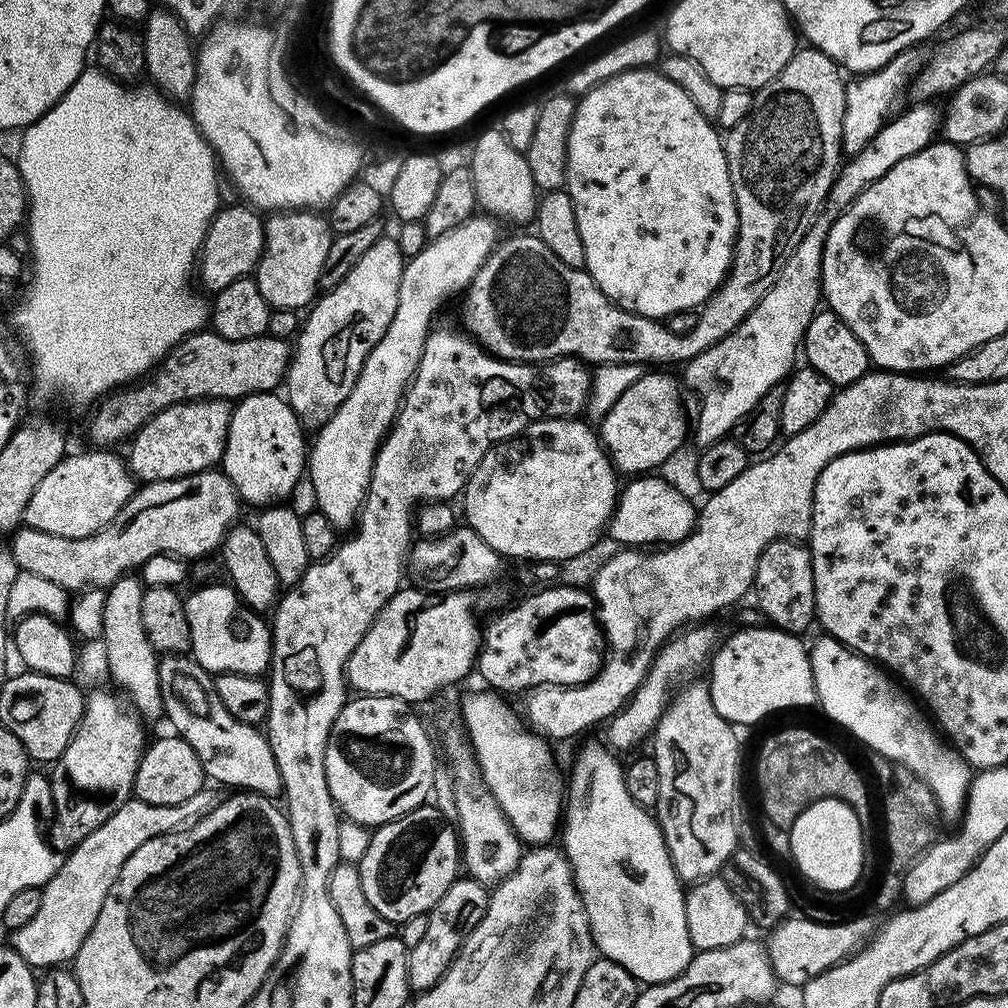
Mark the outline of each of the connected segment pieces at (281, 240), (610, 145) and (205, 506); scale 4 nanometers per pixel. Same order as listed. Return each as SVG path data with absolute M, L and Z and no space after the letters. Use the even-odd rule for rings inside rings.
M280 210L269 216L272 217L267 217L264 226L264 253L254 273L258 290L262 290L262 298L266 298L266 302L273 309L307 309L318 296L322 266L326 266L326 254L330 254L330 246L334 239L332 227L316 210Z
M651 67L631 68L628 72L619 72L614 78L604 80L590 89L585 96L579 97L568 139L566 190L574 202L574 214L578 214L578 230L582 234L582 246L586 250L584 268L589 278L598 286L598 290L602 290L602 294L606 294L606 298L610 298L618 306L649 316L652 320L663 321L670 314L699 309L724 283L724 277L728 275L732 267L738 214L730 174L726 166L722 136L714 127L713 121L707 120L698 110L698 106L690 102L690 94L686 94L682 86L670 82L670 78L666 78L663 71L653 70Z
M220 470L169 480L150 480L141 483L133 491L124 509L102 531L86 538L67 540L21 526L11 533L10 551L19 571L38 574L38 578L46 578L46 582L62 586L69 594L76 594L81 590L106 590L111 584L118 582L118 578L129 575L155 556L179 556L185 562L193 562L199 556L208 556L211 552L213 555L224 541L224 533L241 519L240 508L242 509L240 495L230 478Z

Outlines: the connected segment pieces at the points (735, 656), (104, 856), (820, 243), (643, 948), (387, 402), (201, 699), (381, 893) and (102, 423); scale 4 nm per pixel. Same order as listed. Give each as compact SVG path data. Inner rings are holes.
M775 626L764 628L744 628L736 632L728 641L719 645L718 651L711 657L712 677L706 680L708 693L714 702L714 710L733 726L756 724L759 720L771 717L777 712L790 708L808 708L817 703L816 683L812 673L812 658L809 649L799 635L783 632Z
M211 790L194 794L194 798L186 798L186 802L178 806L150 806L135 798L125 799L123 806L116 809L113 816L106 818L102 826L98 826L79 841L75 845L76 849L68 857L66 855L63 857L54 878L42 889L38 914L11 933L11 947L15 948L25 962L36 970L64 966L75 960L126 858L130 858L130 854L134 854L134 850L142 846L142 842L155 836L165 836L168 832L177 831L199 820L217 802L218 796L215 796Z
M916 102L913 105L909 112L904 112L901 116L899 114L893 115L884 127L878 130L878 134L874 134L871 142L861 152L855 153L849 159L852 161L849 164L847 161L837 172L836 181L832 184L832 189L827 200L824 201L820 215L816 217L816 221L810 226L810 230L804 235L802 242L798 242L796 249L788 255L788 260L776 273L776 279L768 287L768 293L762 298L762 302L758 302L758 306L754 306L752 313L730 335L719 340L714 346L710 346L710 350L698 354L683 365L683 387L687 391L689 388L690 391L696 392L697 398L700 399L700 413L694 416L694 436L696 432L696 440L700 446L707 446L715 440L725 439L743 420L744 416L750 414L750 410L754 410L754 406L758 406L762 394L766 394L766 390L777 387L793 371L794 365L797 363L797 361L795 362L796 356L798 360L798 353L802 348L804 331L808 329L813 316L816 315L822 304L820 267L822 266L824 243L833 220L850 207L873 182L882 178L882 174L886 174L895 164L902 162L902 158L910 158L923 148L927 148L929 144L933 143L935 136L932 135L935 132L937 135L938 112L936 116L935 108L937 105L932 102Z
M594 742L586 745L578 754L574 762L574 770L570 778L570 786L566 788L566 801L564 804L564 813L562 816L562 831L560 842L562 851L568 859L572 868L572 874L575 878L576 888L583 898L583 906L586 910L587 920L590 922L592 941L597 953L603 959L618 962L628 973L643 985L661 984L664 981L670 981L682 972L690 964L695 956L696 949L693 947L689 938L689 927L686 925L685 910L685 891L683 883L674 870L673 860L670 858L669 848L665 844L664 835L661 832L660 824L655 817L645 808L638 806L634 798L630 796L629 790L626 789L624 780L624 768L616 760L616 755L609 747L603 743Z
M473 215L454 230L431 239L417 255L409 257L403 268L402 280L399 282L398 307L390 326L387 327L386 334L379 340L378 345L374 346L374 350L367 355L366 362L362 366L362 374L359 375L358 382L355 383L349 397L317 431L318 436L308 450L306 472L308 479L310 478L317 511L324 513L338 530L344 530L346 527L349 529L355 525L360 507L368 493L369 479L372 477L377 450L392 427L400 406L403 404L404 393L416 374L422 354L425 352L425 342L433 327L432 320L448 296L458 291L460 293L465 291L476 277L482 262L498 242L500 234L495 224L497 223L487 215Z
M164 654L159 661L158 678L164 716L172 723L171 731L190 742L190 750L198 754L205 777L220 784L247 786L261 796L279 797L284 783L267 735L257 725L234 718L230 710L222 706L222 698L218 698L216 693L215 679L191 655Z
M418 807L402 818L379 825L371 833L372 841L365 846L364 857L358 860L362 891L370 906L396 926L427 914L450 890L462 868L457 829L444 821L438 809L428 807Z
M201 330L188 336L177 348L172 348L160 361L151 374L143 377L135 386L125 386L101 399L95 405L96 413L88 424L88 436L96 446L116 446L119 440L127 441L136 435L144 423L154 414L172 404L182 404L187 400L226 400L239 402L246 396L259 392L276 392L285 383L288 375L288 364L292 361L293 345L282 338L270 335L255 336L245 340L227 340L215 330Z

